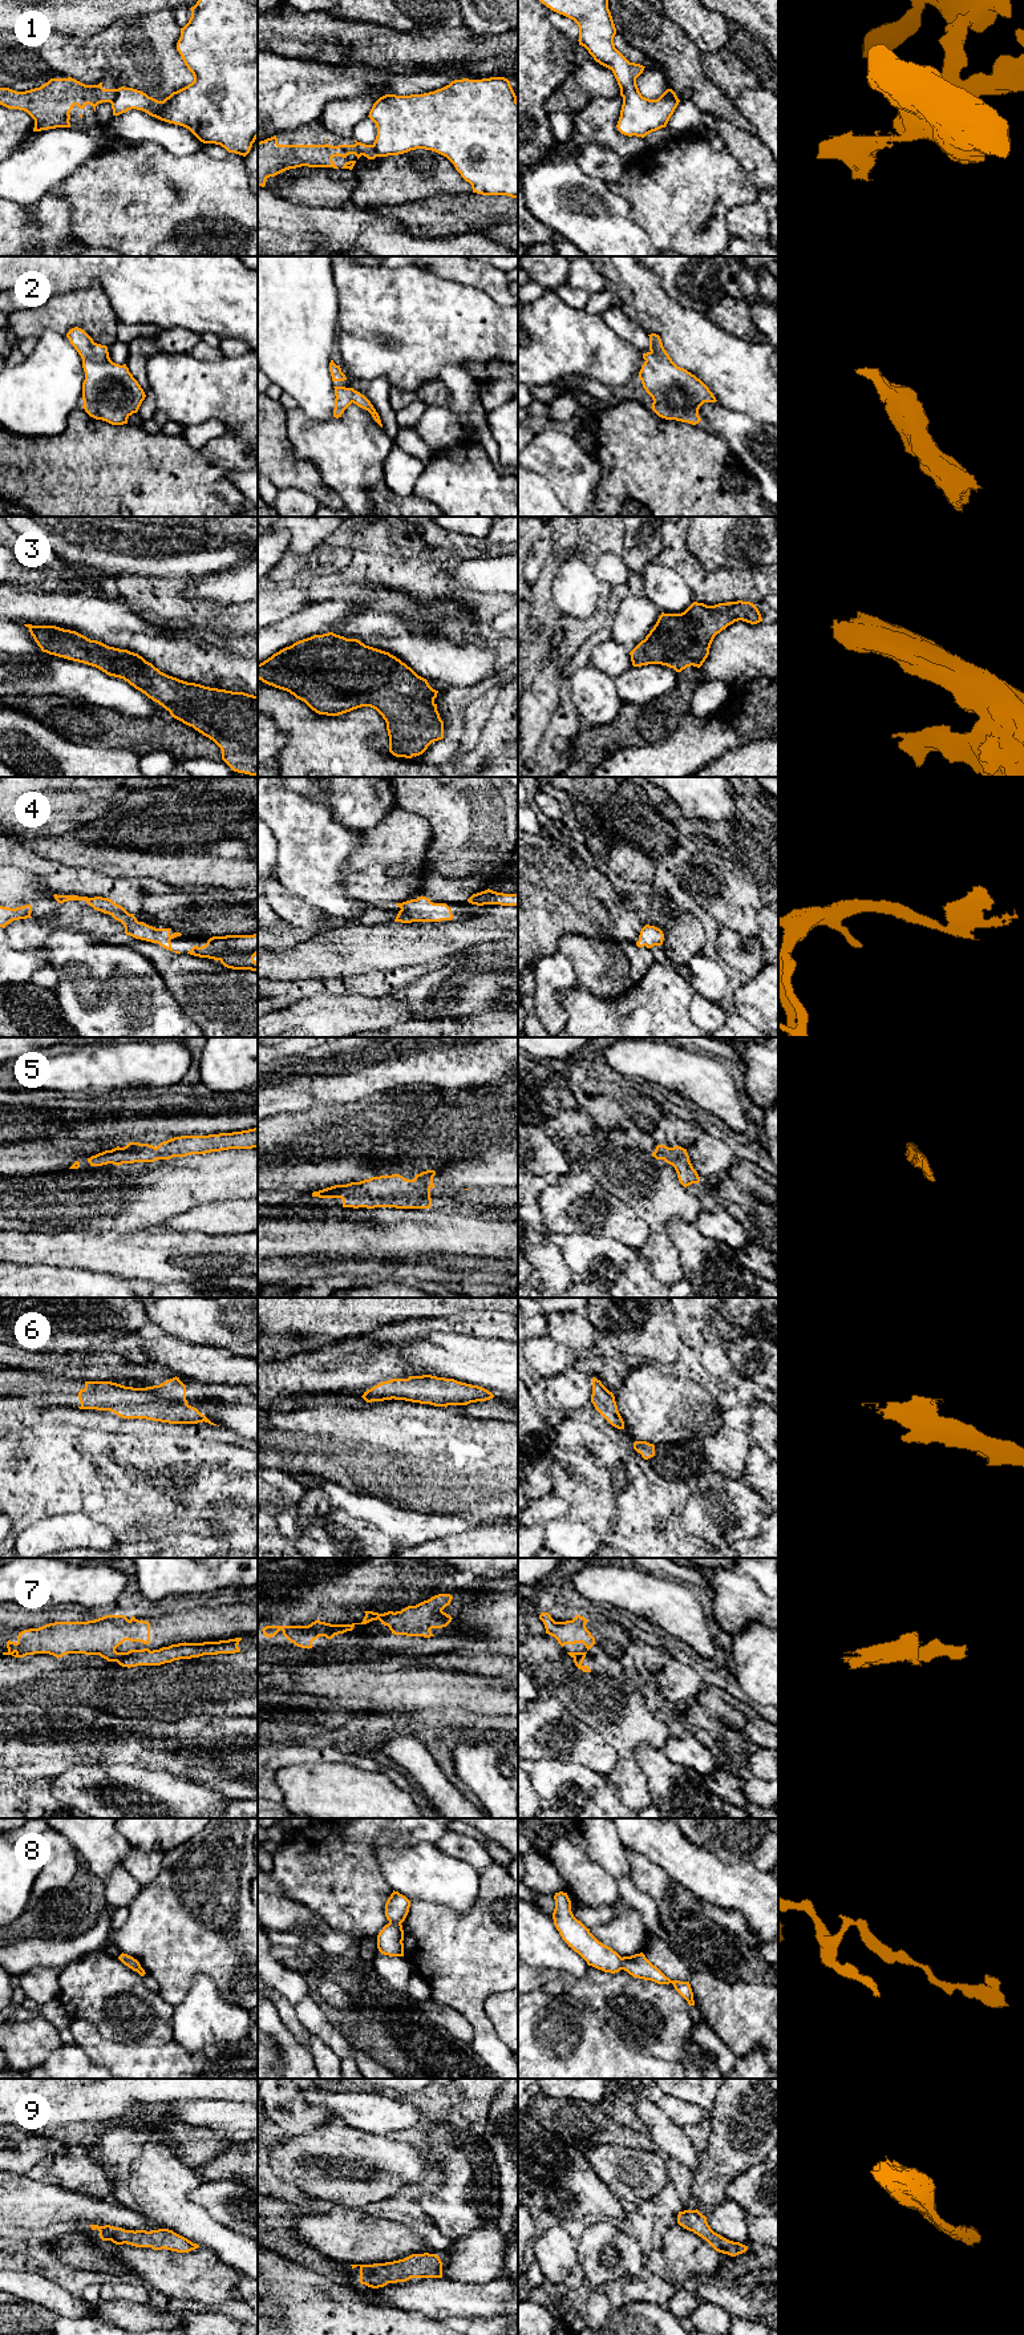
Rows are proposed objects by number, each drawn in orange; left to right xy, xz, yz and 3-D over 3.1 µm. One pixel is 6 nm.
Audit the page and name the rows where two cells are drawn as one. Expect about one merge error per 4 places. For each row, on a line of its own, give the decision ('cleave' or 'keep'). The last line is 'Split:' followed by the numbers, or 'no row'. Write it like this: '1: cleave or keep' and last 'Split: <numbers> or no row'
1: cleave
2: keep
3: keep
4: keep
5: keep
6: keep
7: cleave
8: keep
9: keep
Split: 1, 7

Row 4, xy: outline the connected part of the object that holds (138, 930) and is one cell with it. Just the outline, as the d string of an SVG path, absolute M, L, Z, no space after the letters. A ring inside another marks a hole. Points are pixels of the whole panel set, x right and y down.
M54 894L53 897L54 897L54 899L56 899L58 903L64 903L64 902L68 902L68 901L85 901L85 902L86 902L89 906L92 906L94 910L101 911L101 912L104 912L104 914L109 914L109 915L112 915L116 920L121 922L121 923L124 924L124 927L125 927L125 934L126 934L126 935L130 935L130 936L133 936L133 938L135 938L135 939L141 939L141 940L146 940L146 942L151 942L151 943L158 943L161 947L163 947L163 948L166 948L166 950L170 950L170 951L173 951L173 952L175 952L175 954L181 954L179 951L174 951L174 950L171 948L171 942L170 942L171 939L174 939L174 938L177 938L177 936L181 936L181 935L182 935L181 932L174 932L174 934L171 935L171 934L170 934L170 930L171 930L171 928L155 928L155 927L149 926L149 924L146 924L146 923L143 923L143 922L138 922L137 918L134 916L134 914L129 914L122 906L114 903L114 902L113 902L112 899L109 899L109 898L102 898L102 897L88 898L88 897L78 897L78 895L57 895L57 894Z

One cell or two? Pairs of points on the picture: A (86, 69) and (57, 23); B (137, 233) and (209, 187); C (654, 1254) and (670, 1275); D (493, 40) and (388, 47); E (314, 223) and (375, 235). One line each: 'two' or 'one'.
A: two
B: one
C: one
D: one
E: one

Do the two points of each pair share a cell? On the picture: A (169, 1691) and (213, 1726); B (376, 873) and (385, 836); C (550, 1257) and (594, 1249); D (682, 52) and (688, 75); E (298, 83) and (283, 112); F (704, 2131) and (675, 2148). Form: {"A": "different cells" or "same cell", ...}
{"A": "different cells", "B": "same cell", "C": "different cells", "D": "same cell", "E": "same cell", "F": "different cells"}

